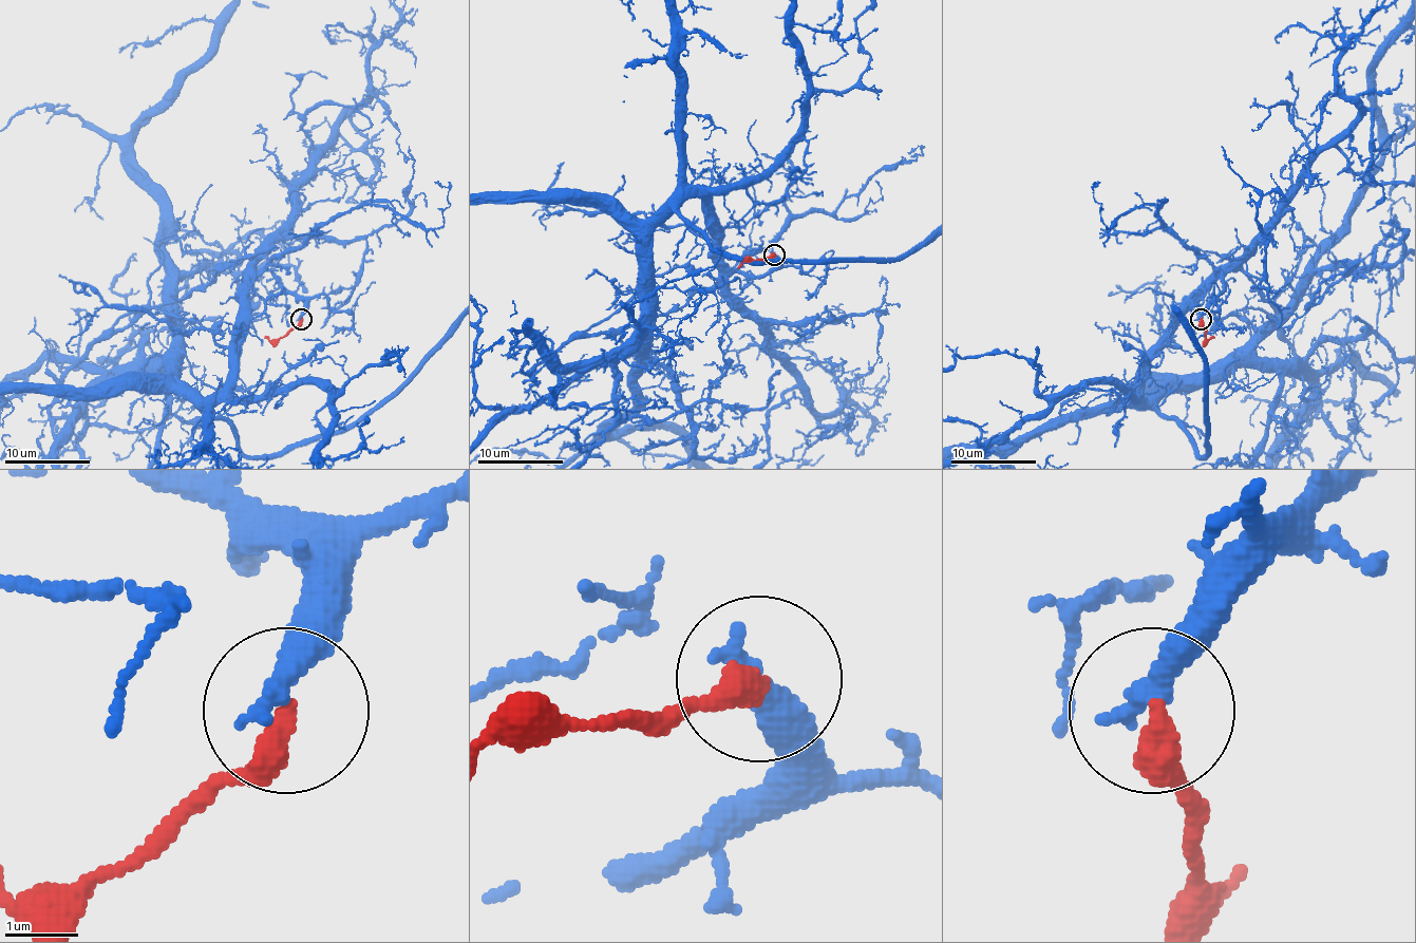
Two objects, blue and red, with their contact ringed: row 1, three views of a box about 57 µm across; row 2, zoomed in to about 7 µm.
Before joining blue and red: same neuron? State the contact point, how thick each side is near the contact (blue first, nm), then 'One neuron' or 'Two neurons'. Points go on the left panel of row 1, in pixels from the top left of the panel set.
Place: (301, 319). Thickness 440 nm (blue) against 400 nm. Two neurons

